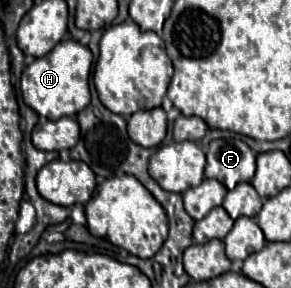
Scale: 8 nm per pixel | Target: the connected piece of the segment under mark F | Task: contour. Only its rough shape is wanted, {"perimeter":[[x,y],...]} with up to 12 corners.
{"perimeter":[[238,137],[214,139],[208,179],[226,189],[250,181],[256,155]]}

